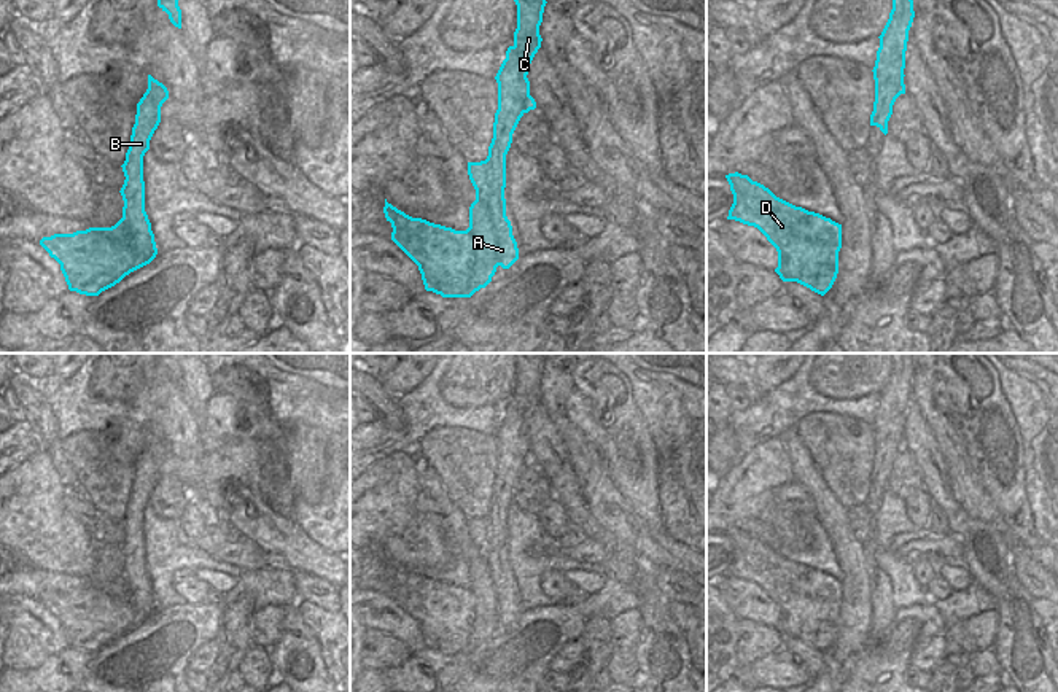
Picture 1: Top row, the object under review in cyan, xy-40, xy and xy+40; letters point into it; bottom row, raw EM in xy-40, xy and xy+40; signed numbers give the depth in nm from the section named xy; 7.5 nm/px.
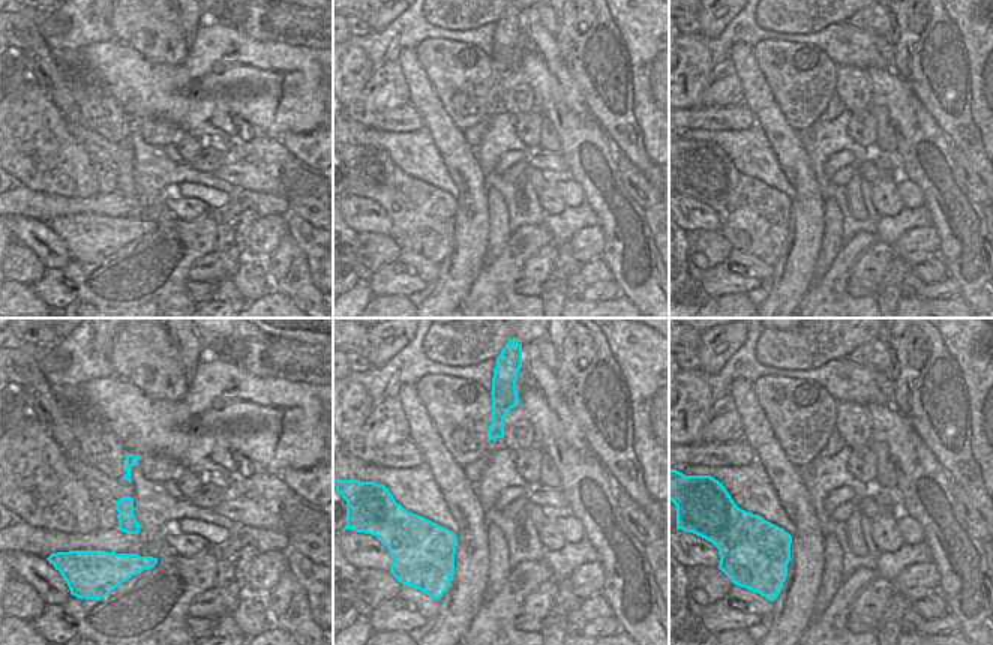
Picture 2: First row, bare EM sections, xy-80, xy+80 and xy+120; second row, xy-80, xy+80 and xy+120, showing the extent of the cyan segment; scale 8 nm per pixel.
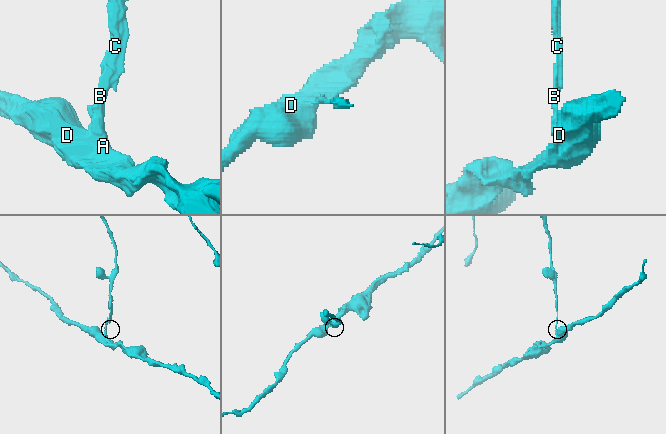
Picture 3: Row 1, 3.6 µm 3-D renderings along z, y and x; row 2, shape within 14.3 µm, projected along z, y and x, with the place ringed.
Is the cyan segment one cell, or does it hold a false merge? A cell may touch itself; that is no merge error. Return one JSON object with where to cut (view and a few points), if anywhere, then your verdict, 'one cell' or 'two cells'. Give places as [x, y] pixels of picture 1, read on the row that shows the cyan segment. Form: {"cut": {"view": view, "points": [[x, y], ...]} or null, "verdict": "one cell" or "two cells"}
{"cut": {"view": "xy", "points": [[506, 58], [519, 61], [525, 89], [522, 115]]}, "verdict": "two cells"}

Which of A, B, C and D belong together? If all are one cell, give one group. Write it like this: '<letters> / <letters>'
A B D / C

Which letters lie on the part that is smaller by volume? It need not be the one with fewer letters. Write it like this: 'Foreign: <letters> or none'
Foreign: C

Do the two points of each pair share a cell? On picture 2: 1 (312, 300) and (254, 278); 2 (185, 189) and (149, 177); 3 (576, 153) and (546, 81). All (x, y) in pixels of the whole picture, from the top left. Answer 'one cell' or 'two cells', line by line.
1: two cells
2: two cells
3: one cell

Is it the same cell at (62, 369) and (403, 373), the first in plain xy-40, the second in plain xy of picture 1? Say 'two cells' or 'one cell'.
one cell

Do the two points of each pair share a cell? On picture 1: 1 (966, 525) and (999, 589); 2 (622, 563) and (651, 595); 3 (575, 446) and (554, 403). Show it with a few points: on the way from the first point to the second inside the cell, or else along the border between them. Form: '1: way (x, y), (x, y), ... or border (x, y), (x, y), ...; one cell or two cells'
1: way (969, 541), (977, 560), (988, 573); one cell
2: way (629, 571), (645, 587); one cell
3: way (570, 435), (557, 414); one cell

